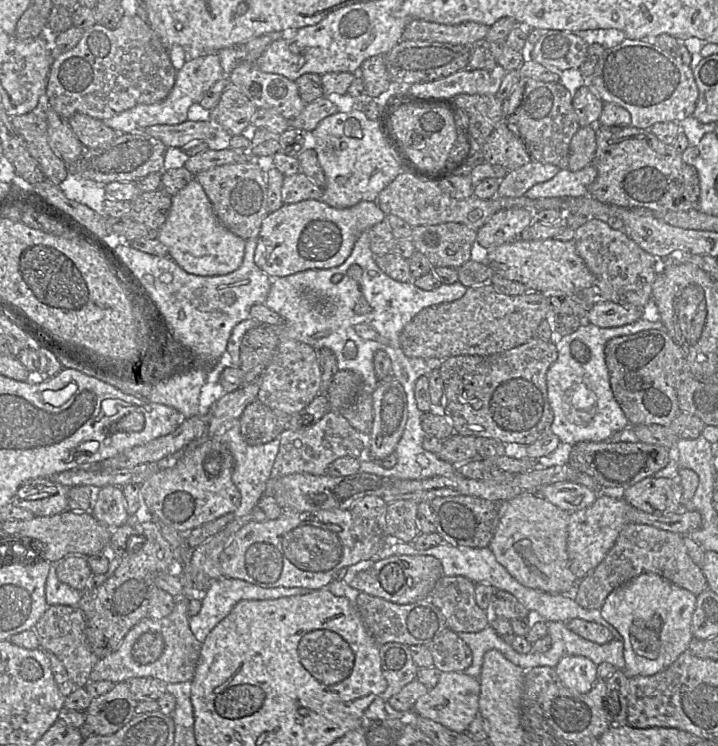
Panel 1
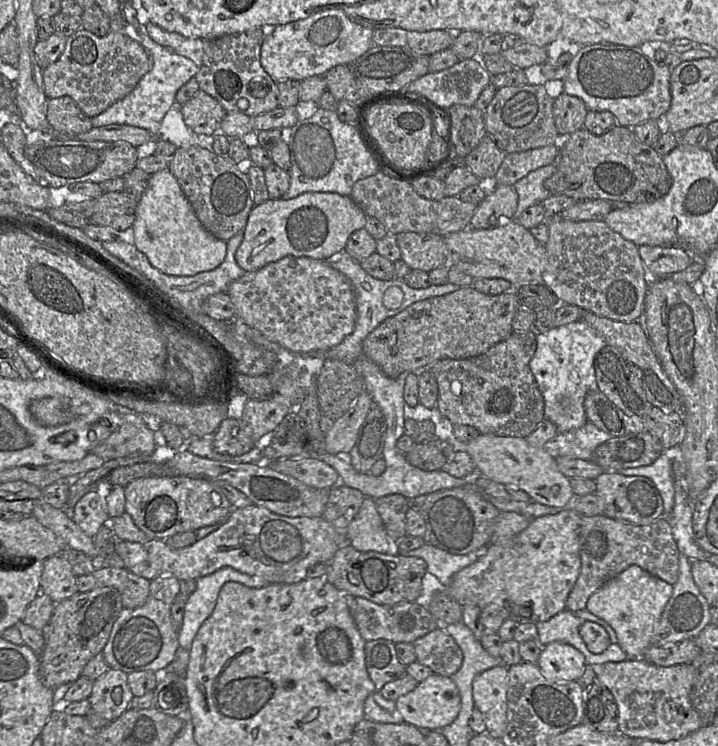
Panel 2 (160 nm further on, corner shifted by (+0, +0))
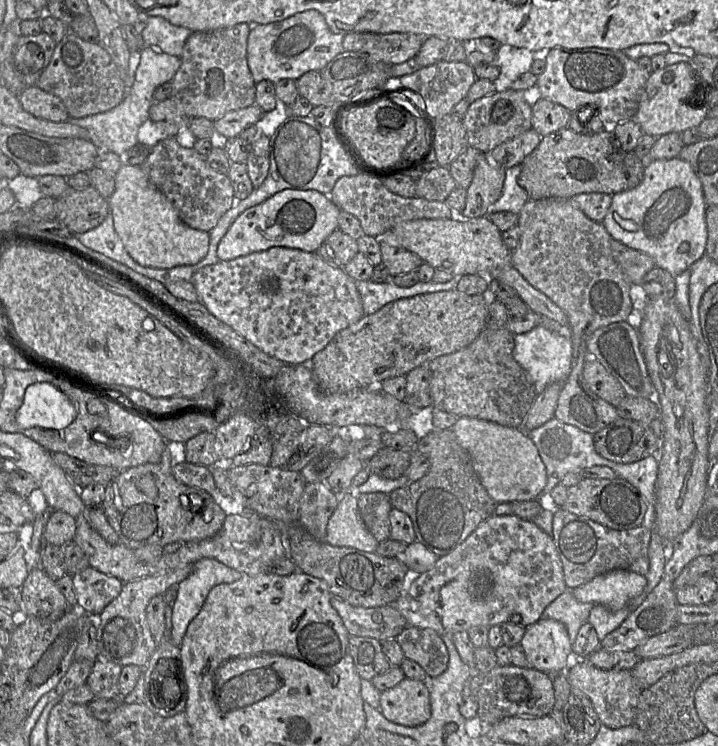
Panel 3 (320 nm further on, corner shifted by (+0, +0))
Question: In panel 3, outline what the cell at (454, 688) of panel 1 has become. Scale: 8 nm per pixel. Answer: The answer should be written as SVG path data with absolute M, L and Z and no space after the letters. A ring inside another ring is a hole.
M405 678L380 695L380 712L396 724L415 727L431 716L430 692L427 681Z

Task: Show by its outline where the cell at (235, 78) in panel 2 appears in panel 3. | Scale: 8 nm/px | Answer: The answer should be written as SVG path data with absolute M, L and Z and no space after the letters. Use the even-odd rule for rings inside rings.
M247 23L236 24L215 31L192 32L184 43L180 56L181 65L171 82L171 97L177 108L189 118L205 117L212 121L227 112L246 108L255 104L255 86L247 63L247 41L251 26Z

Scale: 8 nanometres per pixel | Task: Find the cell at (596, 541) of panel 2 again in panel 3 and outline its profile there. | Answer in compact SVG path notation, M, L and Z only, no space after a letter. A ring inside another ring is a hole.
M558 508L554 514L552 532L567 589L573 590L613 570L628 570L643 576L649 570L648 549L652 530L647 525L614 530L587 517Z

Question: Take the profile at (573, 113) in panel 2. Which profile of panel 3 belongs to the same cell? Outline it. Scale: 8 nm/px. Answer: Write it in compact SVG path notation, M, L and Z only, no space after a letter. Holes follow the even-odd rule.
M541 98L532 106L532 129L544 137L566 128L572 111L553 101Z

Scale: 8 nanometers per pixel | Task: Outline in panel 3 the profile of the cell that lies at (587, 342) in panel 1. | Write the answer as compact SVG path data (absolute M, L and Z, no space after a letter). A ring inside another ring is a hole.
M539 325L526 333L515 335L514 342L513 357L532 381L536 394L552 383L563 384L568 379L572 364L572 342L569 336Z

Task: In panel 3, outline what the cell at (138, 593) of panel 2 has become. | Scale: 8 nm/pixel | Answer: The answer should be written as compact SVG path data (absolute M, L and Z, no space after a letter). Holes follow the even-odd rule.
M89 566L72 576L77 605L89 614L100 614L120 594L124 582Z

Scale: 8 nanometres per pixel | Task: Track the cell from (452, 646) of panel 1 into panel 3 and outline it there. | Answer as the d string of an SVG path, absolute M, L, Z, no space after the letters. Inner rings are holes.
M406 627L396 638L406 659L418 663L428 679L448 667L449 654L441 635L429 628Z

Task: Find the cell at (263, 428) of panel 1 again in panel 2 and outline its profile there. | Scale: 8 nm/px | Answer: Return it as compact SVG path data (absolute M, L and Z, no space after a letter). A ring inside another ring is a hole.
M225 418L212 435L215 451L239 456L256 446L251 427L241 418Z

